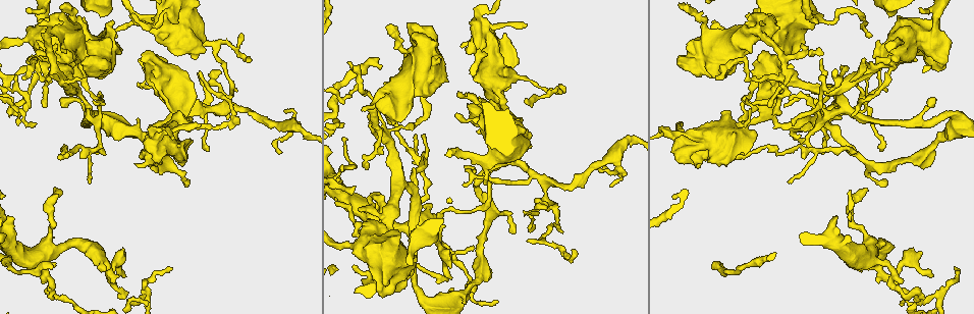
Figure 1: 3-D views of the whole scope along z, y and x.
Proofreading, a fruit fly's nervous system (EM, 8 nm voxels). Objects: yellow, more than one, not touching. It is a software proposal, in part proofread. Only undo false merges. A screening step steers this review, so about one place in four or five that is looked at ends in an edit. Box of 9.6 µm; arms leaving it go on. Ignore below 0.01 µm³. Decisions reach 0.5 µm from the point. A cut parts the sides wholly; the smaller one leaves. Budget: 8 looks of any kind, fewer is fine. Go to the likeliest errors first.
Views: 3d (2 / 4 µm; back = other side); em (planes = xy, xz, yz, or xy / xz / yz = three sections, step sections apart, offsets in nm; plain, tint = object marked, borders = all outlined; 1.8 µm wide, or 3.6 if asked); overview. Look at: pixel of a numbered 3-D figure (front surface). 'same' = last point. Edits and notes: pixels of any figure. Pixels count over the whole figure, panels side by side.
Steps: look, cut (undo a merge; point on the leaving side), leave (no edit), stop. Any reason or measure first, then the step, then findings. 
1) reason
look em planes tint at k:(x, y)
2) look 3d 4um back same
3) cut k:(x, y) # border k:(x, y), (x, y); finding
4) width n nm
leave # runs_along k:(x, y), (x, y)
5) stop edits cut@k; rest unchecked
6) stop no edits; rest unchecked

thick turns thin
look em 3.6um planes plain at 1:(51, 249)

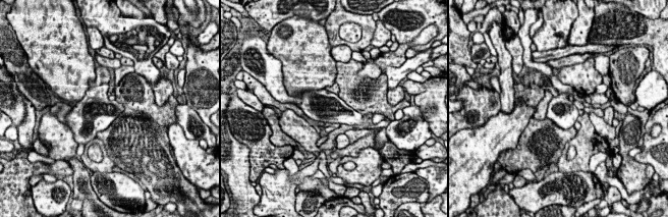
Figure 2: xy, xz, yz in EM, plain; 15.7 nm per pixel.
where the object lies
look em 3.6um planes tint same

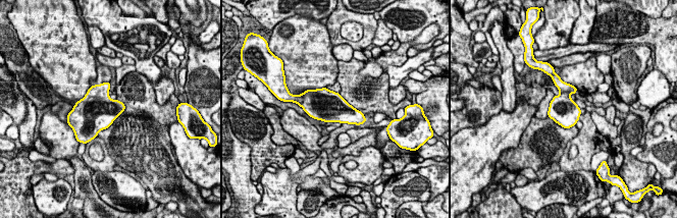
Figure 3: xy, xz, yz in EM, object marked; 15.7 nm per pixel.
width 440 nm
leave # all the same neuron

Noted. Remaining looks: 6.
look em xz step 4 tint at 1:(150, 24)

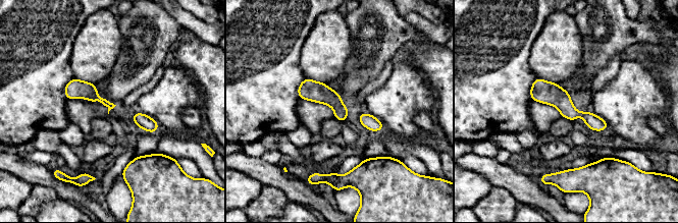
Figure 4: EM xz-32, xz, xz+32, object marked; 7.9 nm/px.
cut it another way
look em planes tint same

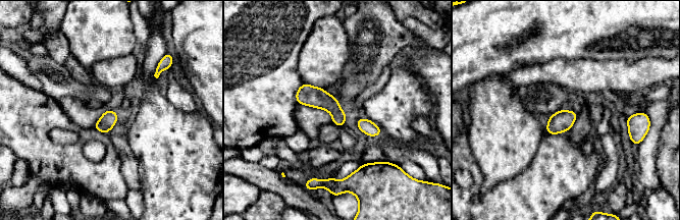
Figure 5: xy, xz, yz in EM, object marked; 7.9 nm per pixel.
leave # runs_along 5:(299, 93), (323, 100), (342, 123); one neuron here

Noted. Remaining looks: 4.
abrupt turn
look em planes tint at 1:(921, 294)

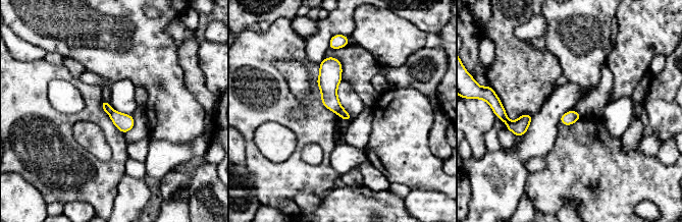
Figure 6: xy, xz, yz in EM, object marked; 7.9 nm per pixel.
cut 6:(344, 114) # border 6:(340, 106), (340, 111), (337, 114); a second neuron is stuck on

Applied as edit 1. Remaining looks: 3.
stop edits cut@6; rest unchecked

